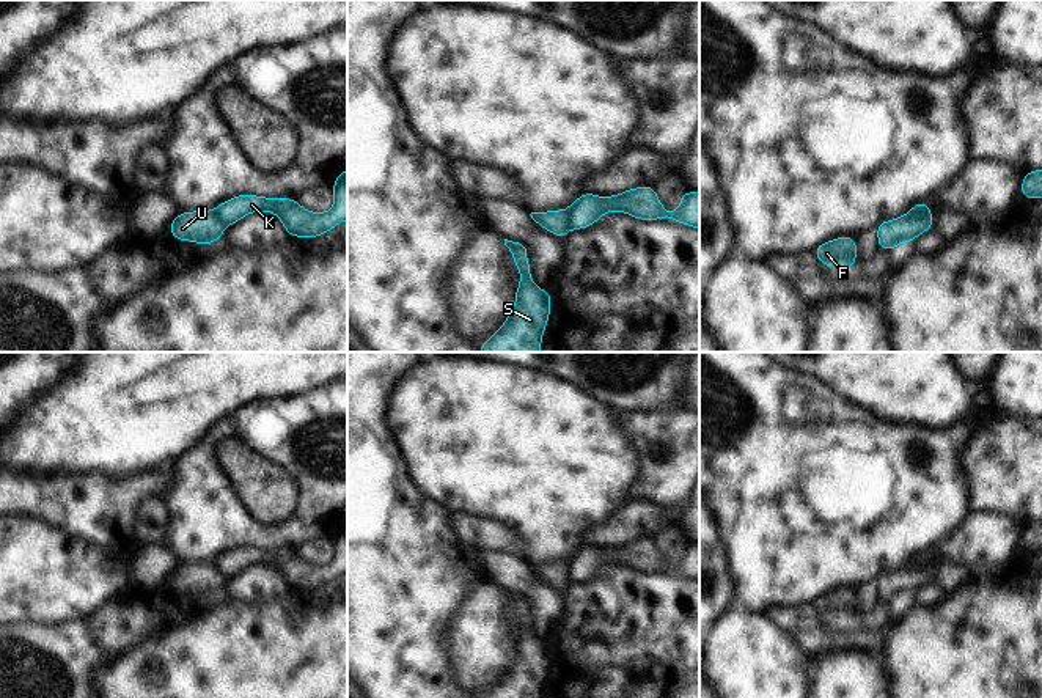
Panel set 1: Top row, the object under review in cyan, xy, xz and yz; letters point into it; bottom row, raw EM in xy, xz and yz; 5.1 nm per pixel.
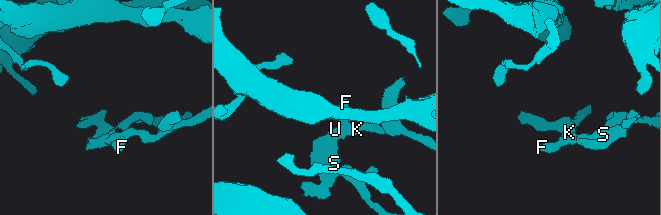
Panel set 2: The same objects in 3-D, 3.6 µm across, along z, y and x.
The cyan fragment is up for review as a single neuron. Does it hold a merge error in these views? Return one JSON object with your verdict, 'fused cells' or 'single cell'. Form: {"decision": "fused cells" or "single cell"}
{"decision": "fused cells"}

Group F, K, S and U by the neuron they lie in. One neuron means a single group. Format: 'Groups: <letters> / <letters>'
Groups: F S U / K.

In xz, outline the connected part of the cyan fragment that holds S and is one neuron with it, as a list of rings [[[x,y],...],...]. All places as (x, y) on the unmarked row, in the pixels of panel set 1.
[[[508,591],[504,597],[520,624],[519,640],[514,645],[515,656],[501,679],[479,698],[542,698],[542,687],[552,663],[550,643],[538,640],[531,632],[527,601]]]

